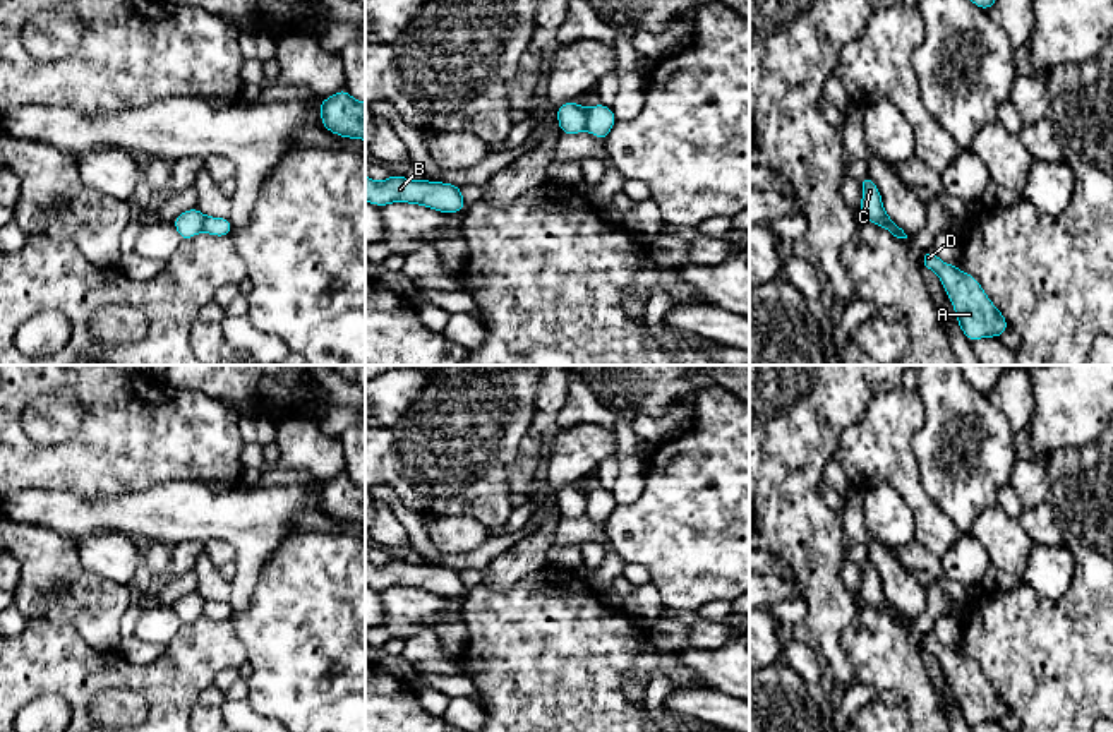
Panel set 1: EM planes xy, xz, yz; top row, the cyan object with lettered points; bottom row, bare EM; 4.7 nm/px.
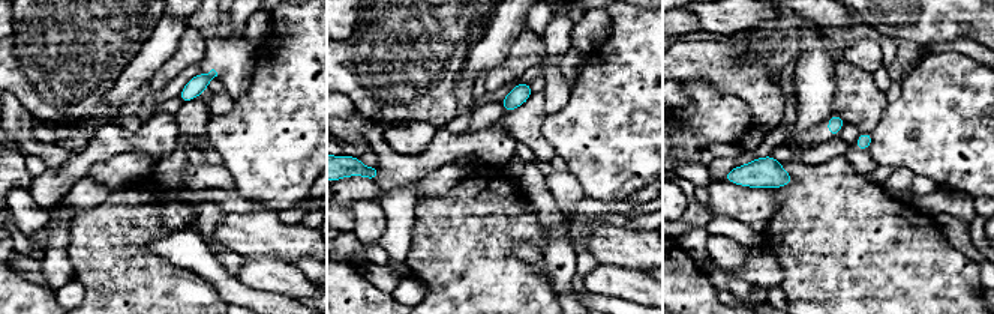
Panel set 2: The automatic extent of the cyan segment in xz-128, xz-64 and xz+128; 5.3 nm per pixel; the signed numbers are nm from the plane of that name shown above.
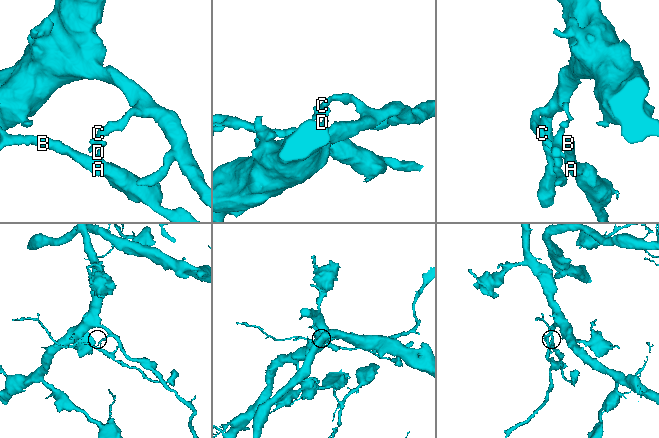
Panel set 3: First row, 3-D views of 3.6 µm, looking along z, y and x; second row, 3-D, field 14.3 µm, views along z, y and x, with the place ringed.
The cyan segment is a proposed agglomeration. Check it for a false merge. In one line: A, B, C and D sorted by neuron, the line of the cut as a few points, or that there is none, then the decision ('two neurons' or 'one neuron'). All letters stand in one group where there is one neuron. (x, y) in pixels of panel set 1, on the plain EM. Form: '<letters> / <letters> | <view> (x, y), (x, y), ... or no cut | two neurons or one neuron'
A B D / C | xz (589, 494), (585, 511) | two neurons

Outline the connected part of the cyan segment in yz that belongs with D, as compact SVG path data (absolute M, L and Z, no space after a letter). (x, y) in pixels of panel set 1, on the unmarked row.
M931 633L924 636L921 650L935 655L942 663L943 674L952 684L955 703L969 725L1000 722L1010 711L972 658L940 645Z

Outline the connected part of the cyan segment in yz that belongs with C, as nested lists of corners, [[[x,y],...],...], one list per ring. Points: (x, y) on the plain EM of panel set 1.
[[[864,561],[857,566],[861,567],[863,573],[863,585],[859,590],[863,603],[868,603],[878,610],[885,610],[890,605],[890,600],[885,597],[881,578],[876,567],[869,561]]]

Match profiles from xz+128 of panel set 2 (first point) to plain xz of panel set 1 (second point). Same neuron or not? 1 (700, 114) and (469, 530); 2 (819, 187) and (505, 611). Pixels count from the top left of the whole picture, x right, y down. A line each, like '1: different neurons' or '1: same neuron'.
1: same neuron
2: same neuron

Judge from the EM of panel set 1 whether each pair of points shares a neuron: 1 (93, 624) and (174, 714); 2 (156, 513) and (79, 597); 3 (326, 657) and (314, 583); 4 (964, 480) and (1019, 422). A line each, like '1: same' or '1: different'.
1: different
2: different
3: same
4: different

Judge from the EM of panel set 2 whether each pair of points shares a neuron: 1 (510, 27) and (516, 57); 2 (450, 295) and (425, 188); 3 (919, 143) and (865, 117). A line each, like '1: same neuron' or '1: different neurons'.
1: different neurons
2: different neurons
3: different neurons

